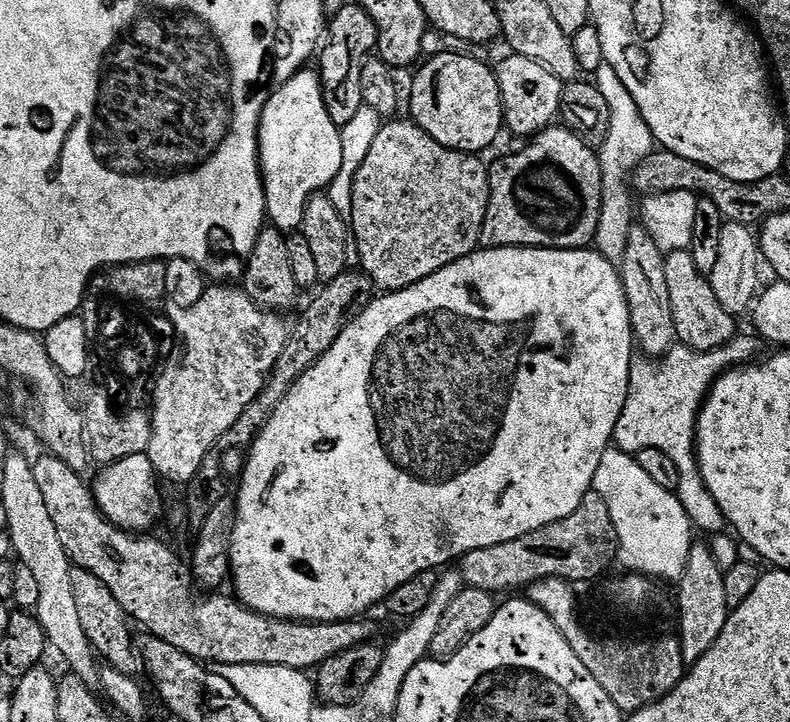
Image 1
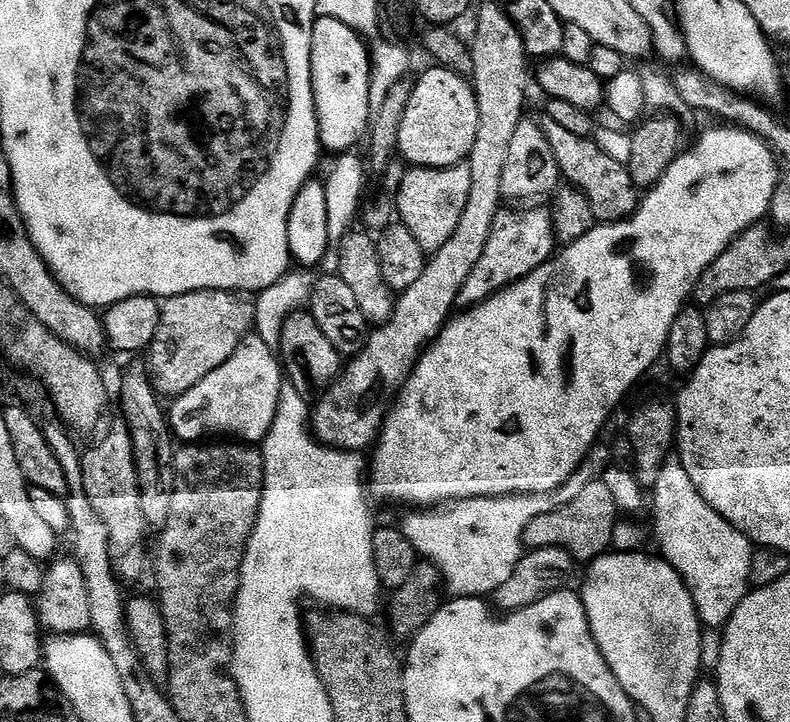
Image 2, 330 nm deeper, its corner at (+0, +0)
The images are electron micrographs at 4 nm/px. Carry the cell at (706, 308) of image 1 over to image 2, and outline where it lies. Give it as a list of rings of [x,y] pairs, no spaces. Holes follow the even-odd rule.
[[[547,114],[541,115],[538,123],[540,129],[546,134],[546,140],[550,142],[550,150],[554,150],[554,158],[560,167],[561,177],[571,187],[586,194],[590,202],[590,210],[594,210],[594,218],[597,222],[616,224],[627,216],[635,214],[642,199],[642,192],[636,187],[634,178],[630,178],[625,164],[614,162],[614,158],[610,158],[610,154],[605,154],[602,146],[598,146],[592,136],[578,138],[578,134],[569,134]]]

